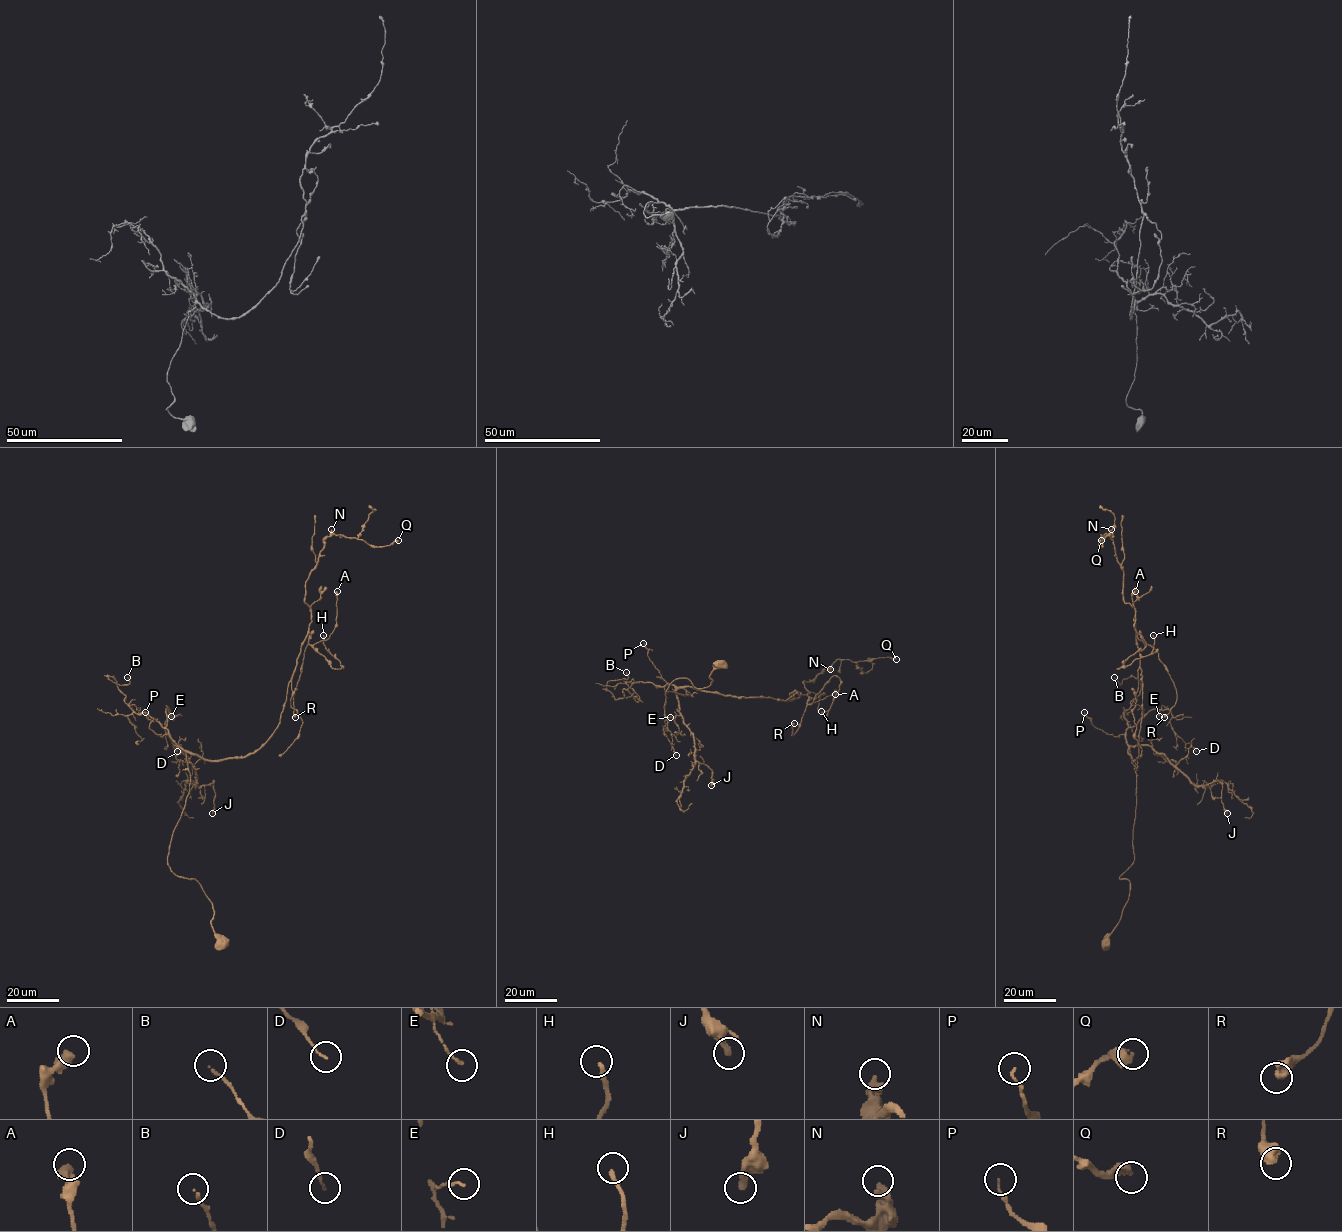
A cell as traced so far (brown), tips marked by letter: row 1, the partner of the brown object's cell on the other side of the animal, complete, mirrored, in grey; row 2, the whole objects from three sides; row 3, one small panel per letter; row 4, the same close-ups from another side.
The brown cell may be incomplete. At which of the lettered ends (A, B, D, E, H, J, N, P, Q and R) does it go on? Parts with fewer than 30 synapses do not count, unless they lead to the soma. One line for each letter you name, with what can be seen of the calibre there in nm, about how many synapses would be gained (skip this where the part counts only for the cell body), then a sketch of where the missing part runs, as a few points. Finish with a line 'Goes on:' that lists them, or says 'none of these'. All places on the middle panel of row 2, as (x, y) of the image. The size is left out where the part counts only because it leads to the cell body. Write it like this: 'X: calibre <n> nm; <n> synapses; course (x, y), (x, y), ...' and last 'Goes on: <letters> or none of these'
Goes on: none of these

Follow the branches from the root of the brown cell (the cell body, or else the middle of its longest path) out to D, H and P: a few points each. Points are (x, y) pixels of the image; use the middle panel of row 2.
D: (720, 664), (708, 686), (678, 678), (666, 692), (688, 695), (664, 687), (663, 732), (676, 755)
H: (720, 664), (708, 686), (678, 678), (666, 693), (811, 703), (836, 675), (821, 711)
P: (720, 664), (708, 686), (697, 688), (678, 678), (666, 693), (688, 695), (662, 677), (643, 643)

